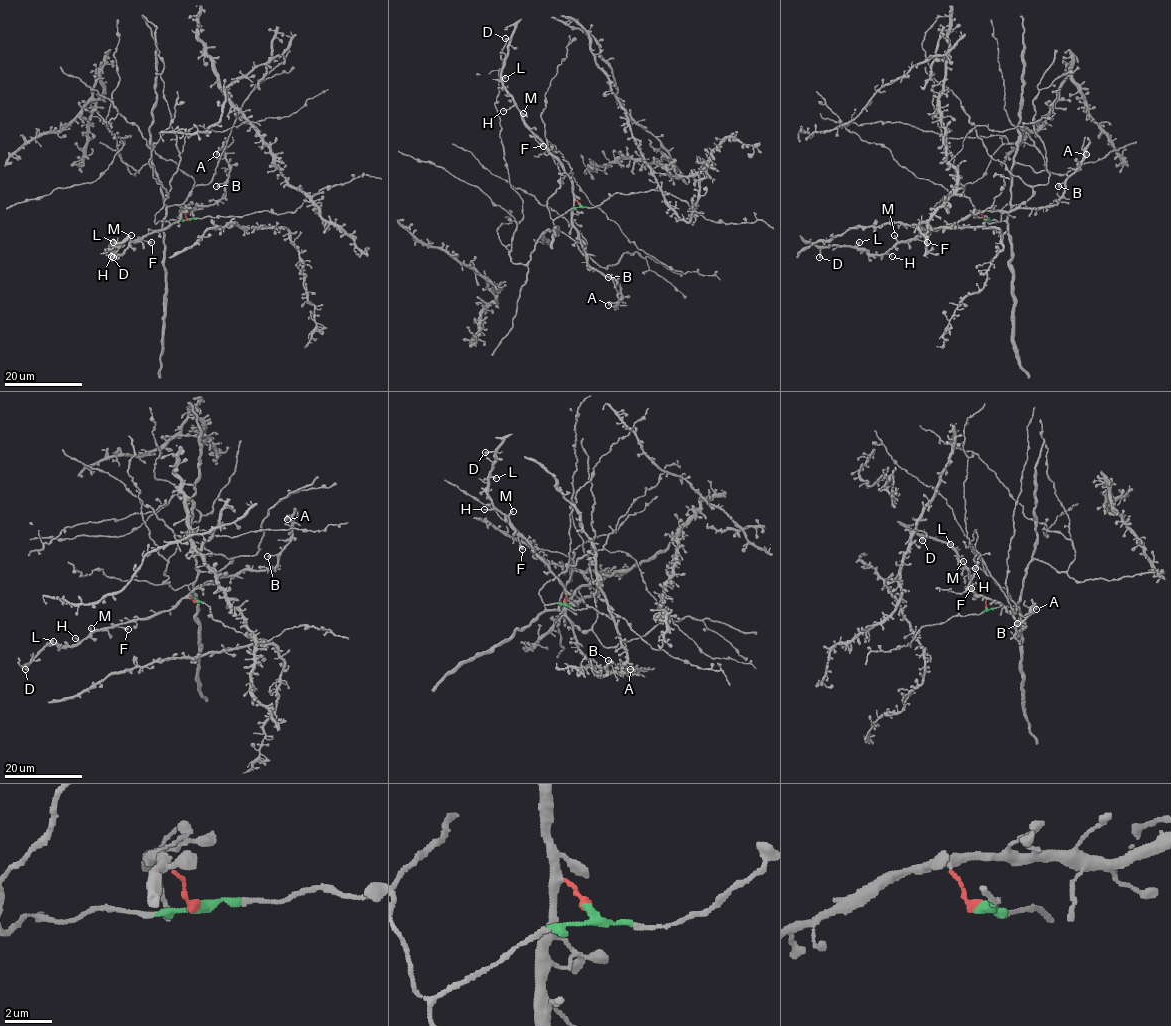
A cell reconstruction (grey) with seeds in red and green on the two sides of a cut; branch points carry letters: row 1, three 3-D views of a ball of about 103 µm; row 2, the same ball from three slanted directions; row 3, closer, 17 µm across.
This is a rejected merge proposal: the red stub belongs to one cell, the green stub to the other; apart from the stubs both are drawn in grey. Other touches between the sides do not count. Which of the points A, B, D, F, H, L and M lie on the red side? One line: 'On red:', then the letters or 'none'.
On red: A, B, D, F, H, L, M

